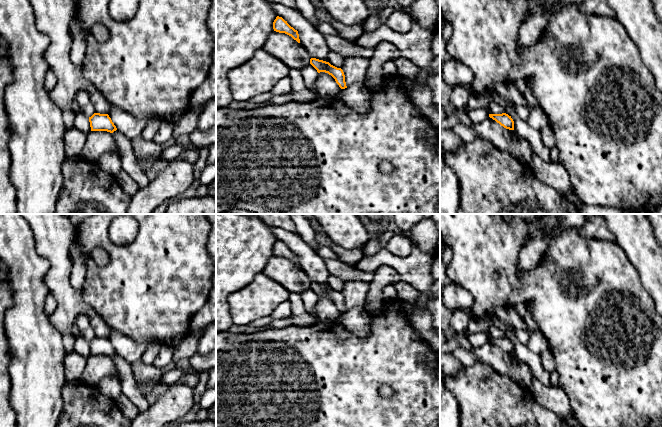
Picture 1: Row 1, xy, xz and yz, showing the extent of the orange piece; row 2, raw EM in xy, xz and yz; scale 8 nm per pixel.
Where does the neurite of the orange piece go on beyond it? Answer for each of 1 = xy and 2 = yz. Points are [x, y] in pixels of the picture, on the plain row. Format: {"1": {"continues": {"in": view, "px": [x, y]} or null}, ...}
{"1": {"continues": null}, "2": {"continues": null}}

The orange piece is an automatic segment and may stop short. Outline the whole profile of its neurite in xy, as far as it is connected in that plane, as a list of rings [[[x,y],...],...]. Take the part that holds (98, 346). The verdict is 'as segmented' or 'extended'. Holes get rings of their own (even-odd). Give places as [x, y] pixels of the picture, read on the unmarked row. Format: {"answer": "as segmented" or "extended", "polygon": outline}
{"answer": "as segmented", "polygon": [[[94,337],[89,341],[91,355],[107,355],[113,357],[117,354],[108,338]]]}

